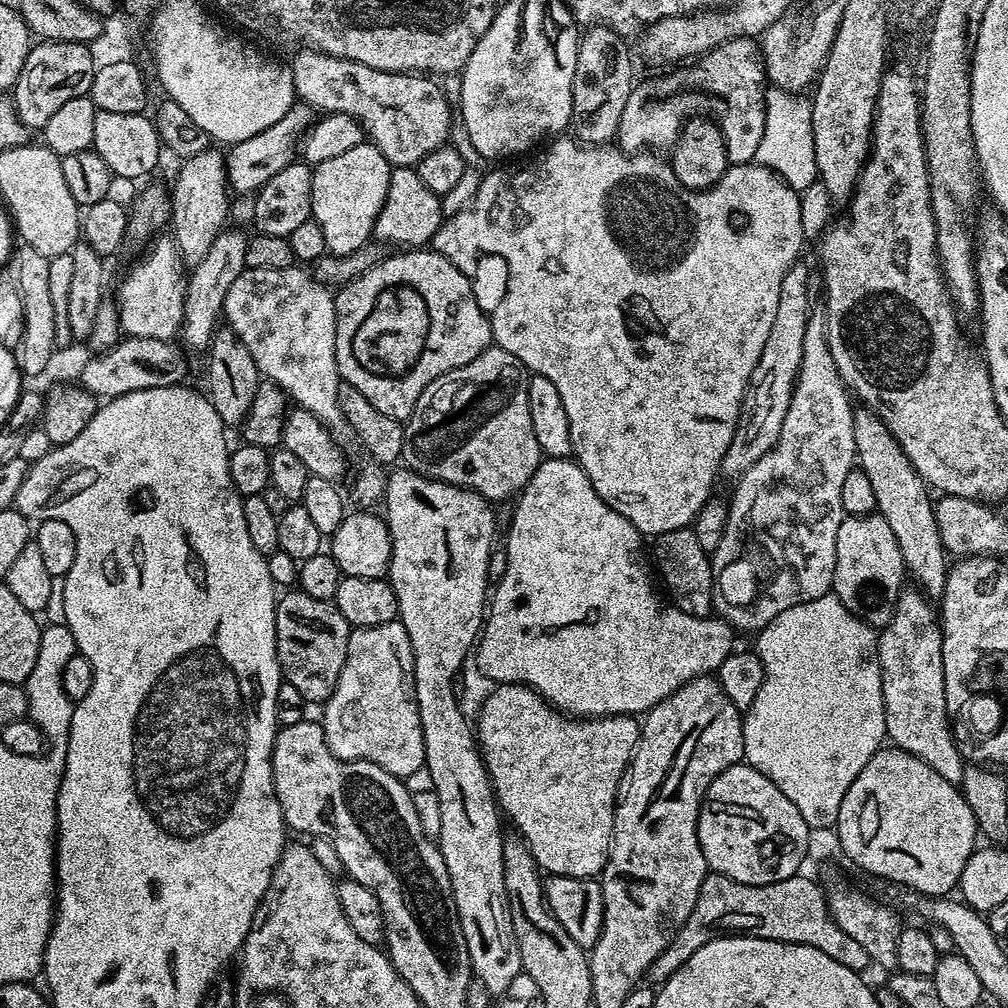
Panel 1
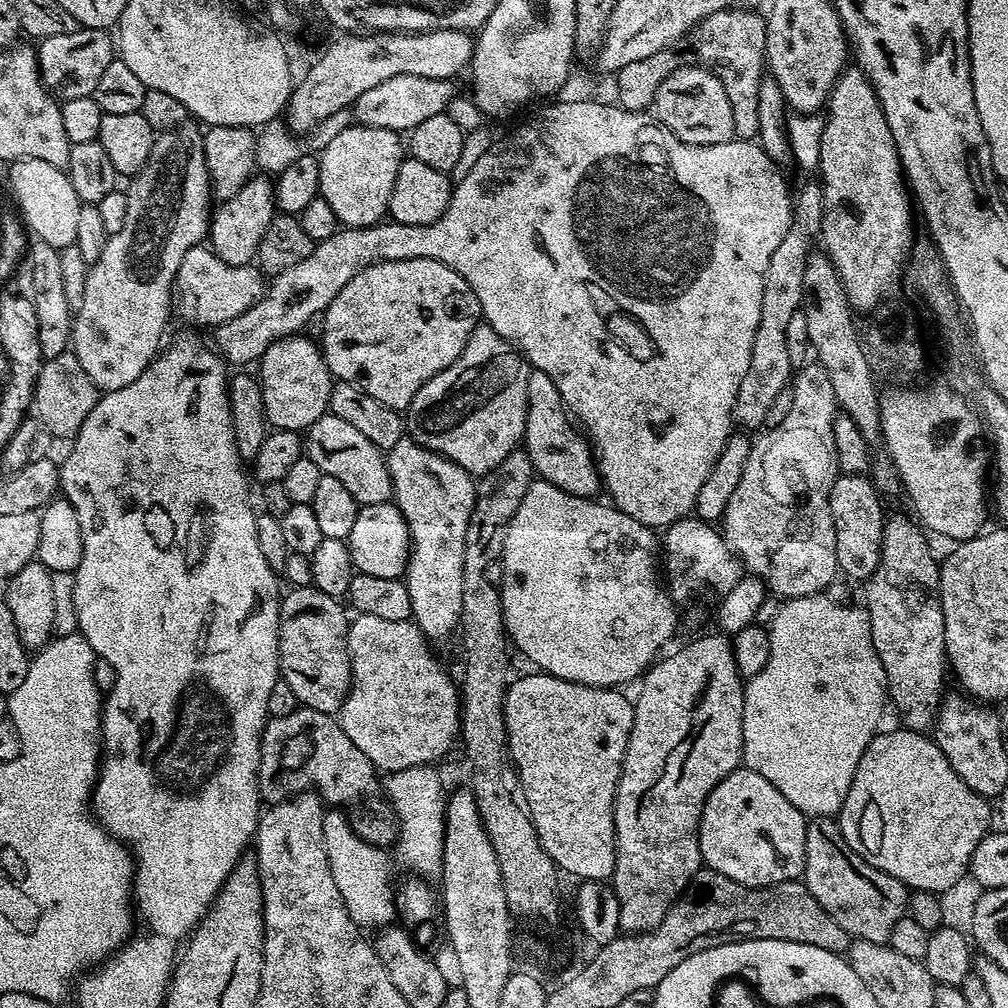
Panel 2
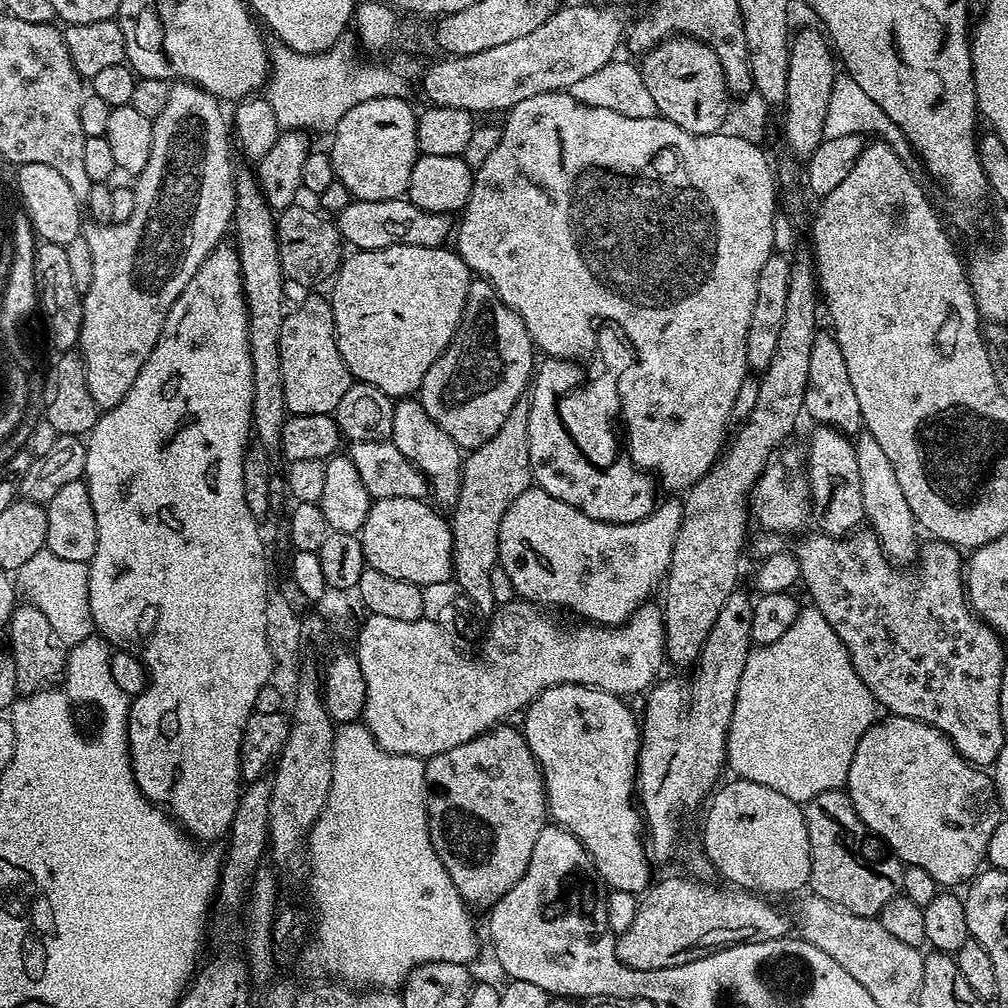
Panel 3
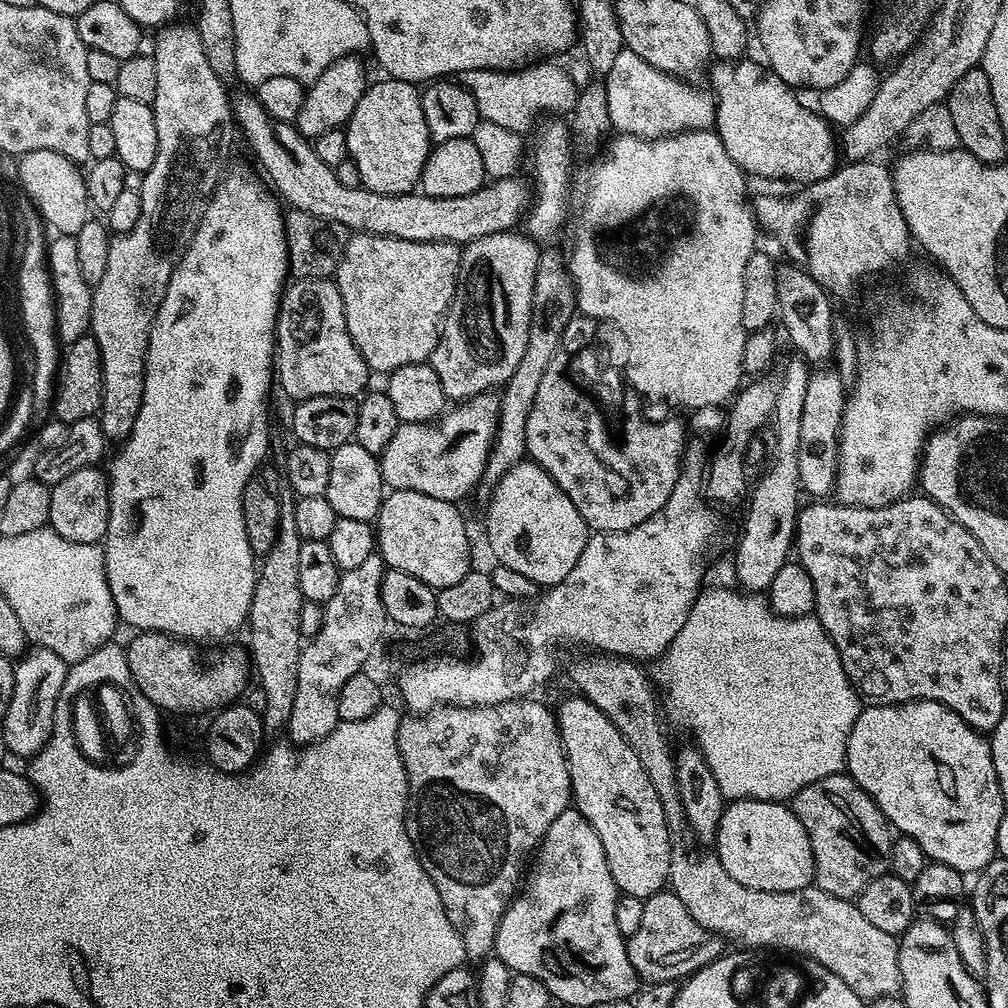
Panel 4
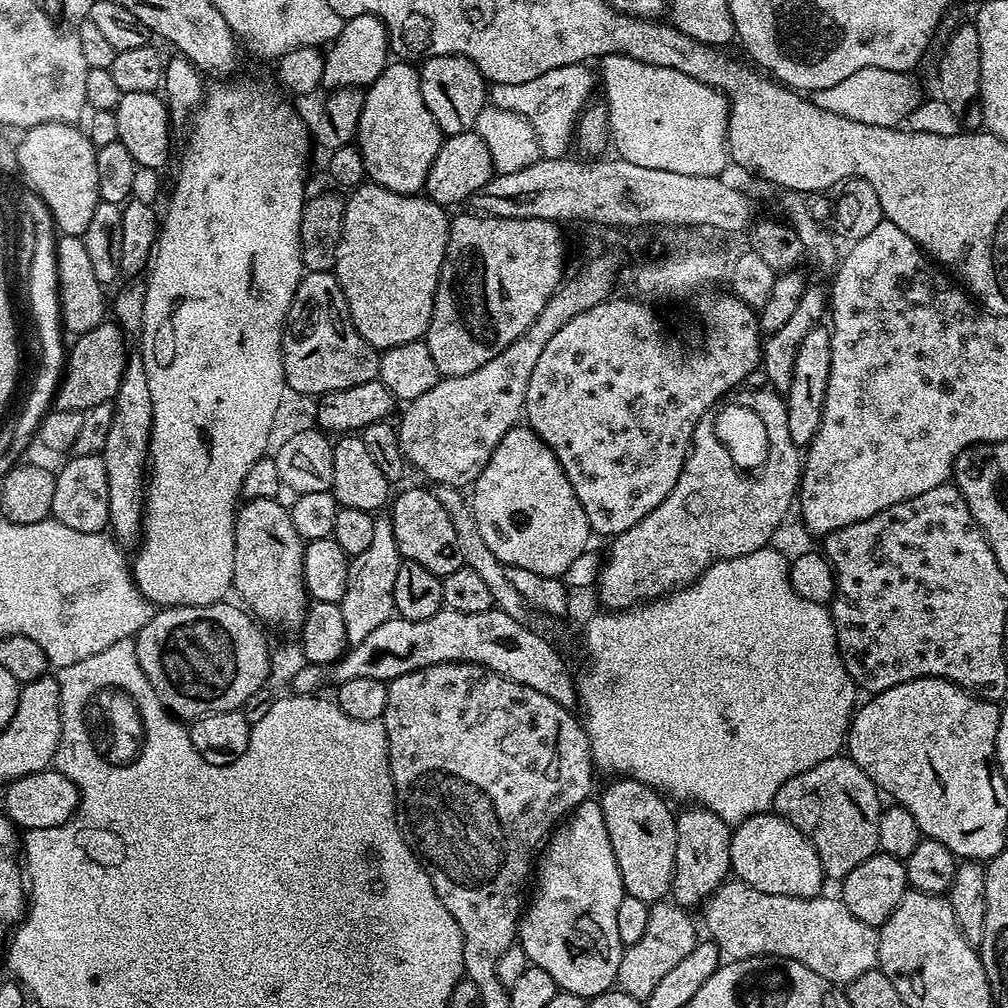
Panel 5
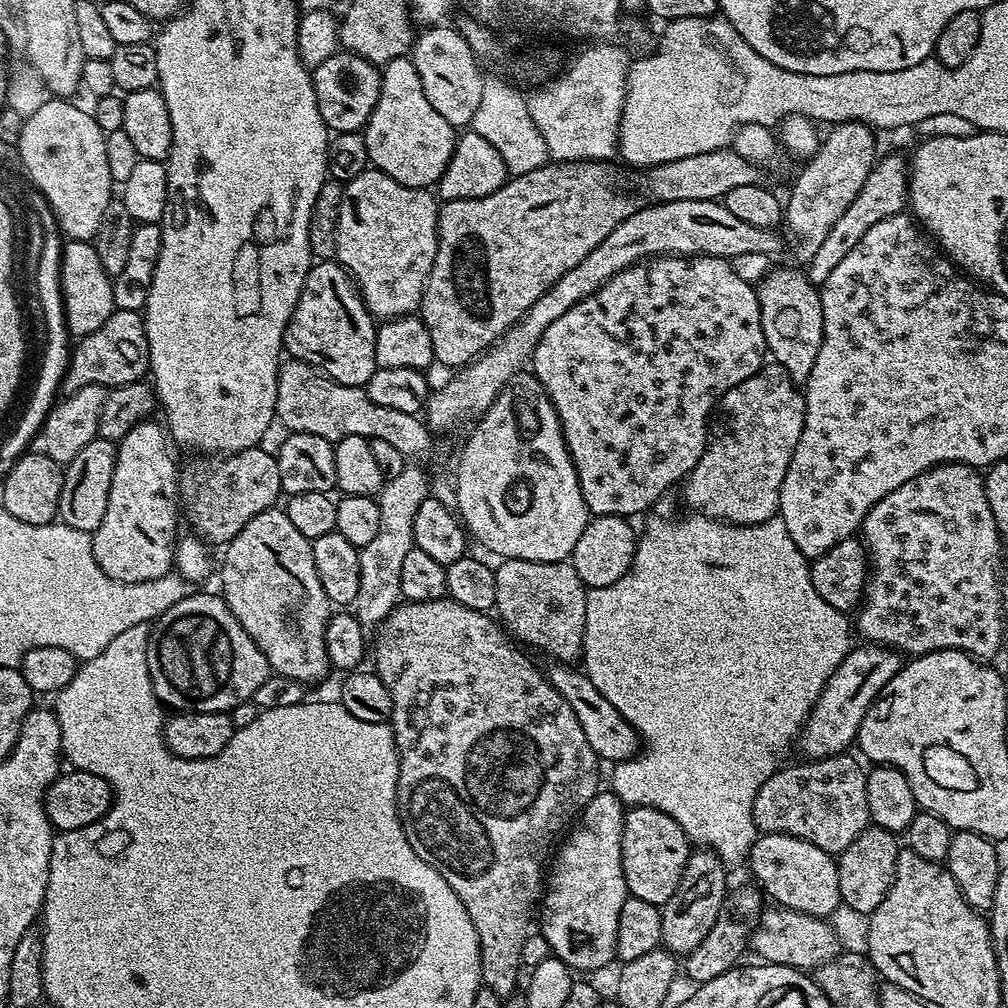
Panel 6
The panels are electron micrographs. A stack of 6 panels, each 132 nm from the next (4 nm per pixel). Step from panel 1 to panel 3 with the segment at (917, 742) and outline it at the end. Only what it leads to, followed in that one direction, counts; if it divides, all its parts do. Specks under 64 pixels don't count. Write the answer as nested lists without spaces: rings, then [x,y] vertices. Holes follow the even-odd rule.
[[[862,428],[855,435],[853,444],[855,456],[858,458],[858,474],[861,475],[862,504],[865,519],[880,540],[882,549],[889,559],[897,563],[912,561],[919,553],[919,543],[916,544],[918,525],[913,518],[913,512],[903,497],[902,486],[899,485],[898,476],[894,466],[887,460],[882,446],[874,440],[868,429]]]

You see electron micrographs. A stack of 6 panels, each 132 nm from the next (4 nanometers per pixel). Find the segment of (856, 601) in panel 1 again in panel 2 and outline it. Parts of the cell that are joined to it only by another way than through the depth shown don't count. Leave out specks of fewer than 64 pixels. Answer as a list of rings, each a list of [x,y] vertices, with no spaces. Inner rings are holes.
[[[867,475],[836,477],[830,490],[830,514],[834,518],[836,566],[852,580],[867,582],[879,569],[886,513],[880,505],[881,493]]]

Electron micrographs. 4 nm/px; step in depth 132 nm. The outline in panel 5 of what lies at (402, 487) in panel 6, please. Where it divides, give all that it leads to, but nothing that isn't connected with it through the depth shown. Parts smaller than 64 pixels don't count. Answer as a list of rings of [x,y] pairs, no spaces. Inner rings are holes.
[[[384,514],[377,515],[369,548],[349,559],[346,594],[339,602],[342,618],[346,622],[346,638],[349,645],[362,642],[362,638],[369,636],[376,627],[382,626],[382,622],[393,619],[396,610],[394,582],[398,578],[398,566],[401,562],[400,551],[394,542],[391,519]]]

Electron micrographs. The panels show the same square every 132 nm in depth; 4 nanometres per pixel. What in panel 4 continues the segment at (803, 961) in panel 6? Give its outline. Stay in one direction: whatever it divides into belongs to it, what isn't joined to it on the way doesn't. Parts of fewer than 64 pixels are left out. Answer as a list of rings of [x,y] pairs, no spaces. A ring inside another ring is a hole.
[[[673,847],[668,875],[670,890],[690,910],[698,926],[748,950],[785,948],[785,953],[806,956],[842,978],[865,1002],[901,991],[897,937],[862,918],[862,910],[853,901],[834,898],[815,886],[793,892],[750,890],[726,874],[726,866],[715,854],[701,852],[699,856]]]

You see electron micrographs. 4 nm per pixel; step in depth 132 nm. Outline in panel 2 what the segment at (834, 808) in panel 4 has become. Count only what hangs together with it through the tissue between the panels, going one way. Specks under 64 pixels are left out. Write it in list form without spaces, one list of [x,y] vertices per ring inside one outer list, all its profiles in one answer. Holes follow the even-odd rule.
[[[813,816],[806,830],[806,858],[802,882],[818,906],[848,932],[849,937],[887,944],[894,926],[908,912],[909,889],[901,880],[870,866],[846,842],[839,823],[830,816]]]

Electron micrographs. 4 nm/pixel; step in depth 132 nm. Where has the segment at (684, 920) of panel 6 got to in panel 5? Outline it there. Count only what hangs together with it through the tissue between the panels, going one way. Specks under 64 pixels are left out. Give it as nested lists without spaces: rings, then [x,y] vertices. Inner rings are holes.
[[[684,808],[675,813],[676,849],[674,850],[674,870],[670,896],[685,910],[703,905],[721,884],[729,879],[732,872],[730,862],[730,842],[733,829],[725,820],[718,818],[709,808]]]

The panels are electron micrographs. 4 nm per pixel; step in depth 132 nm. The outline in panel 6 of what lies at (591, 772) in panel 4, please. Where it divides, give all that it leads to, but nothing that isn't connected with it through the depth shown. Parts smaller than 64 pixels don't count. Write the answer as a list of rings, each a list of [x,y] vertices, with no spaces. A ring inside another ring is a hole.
[[[629,807],[624,813],[621,840],[621,864],[625,874],[625,886],[628,896],[642,898],[663,906],[678,890],[682,870],[690,855],[690,841],[685,828],[664,810],[643,807]]]

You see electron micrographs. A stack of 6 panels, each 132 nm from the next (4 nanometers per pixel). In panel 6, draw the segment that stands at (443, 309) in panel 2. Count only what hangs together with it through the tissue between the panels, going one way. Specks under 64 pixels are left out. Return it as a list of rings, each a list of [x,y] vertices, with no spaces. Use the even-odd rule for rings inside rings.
[[[374,167],[365,168],[362,174],[358,174],[358,178],[344,184],[336,237],[336,260],[348,269],[348,275],[356,281],[360,296],[373,317],[381,321],[396,320],[399,316],[411,316],[419,309],[440,241],[438,200],[429,189],[402,186],[402,182],[394,182],[394,178],[382,174]]]

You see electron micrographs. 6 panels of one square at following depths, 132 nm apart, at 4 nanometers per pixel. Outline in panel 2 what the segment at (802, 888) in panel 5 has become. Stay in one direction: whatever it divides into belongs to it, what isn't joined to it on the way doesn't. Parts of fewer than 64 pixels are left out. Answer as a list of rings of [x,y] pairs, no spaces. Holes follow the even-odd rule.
[[[741,766],[706,798],[700,819],[700,858],[711,871],[747,888],[770,888],[804,875],[808,820],[762,774]]]

